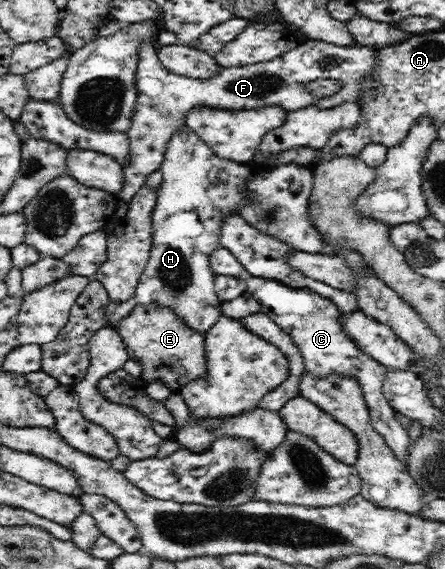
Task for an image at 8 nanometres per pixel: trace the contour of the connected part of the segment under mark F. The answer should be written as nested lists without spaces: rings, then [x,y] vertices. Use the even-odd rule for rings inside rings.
[[[304,39],[296,48],[290,49],[286,54],[278,56],[270,62],[248,64],[240,68],[224,68],[220,76],[212,80],[192,80],[170,73],[159,63],[156,43],[146,44],[142,48],[141,62],[138,64],[137,85],[138,103],[134,112],[133,123],[127,132],[127,153],[119,162],[122,169],[122,186],[117,195],[123,203],[129,203],[134,198],[135,192],[148,179],[153,172],[160,171],[162,162],[170,140],[186,127],[186,120],[190,112],[196,108],[210,108],[214,111],[251,112],[255,109],[277,107],[286,111],[299,110],[304,106],[318,104],[319,108],[333,108],[342,102],[355,102],[354,97],[359,91],[359,78],[369,71],[375,55],[374,49],[362,46],[337,45],[318,39]],[[331,79],[338,81],[337,89],[325,95],[318,96],[314,93],[313,84],[318,80]]]

